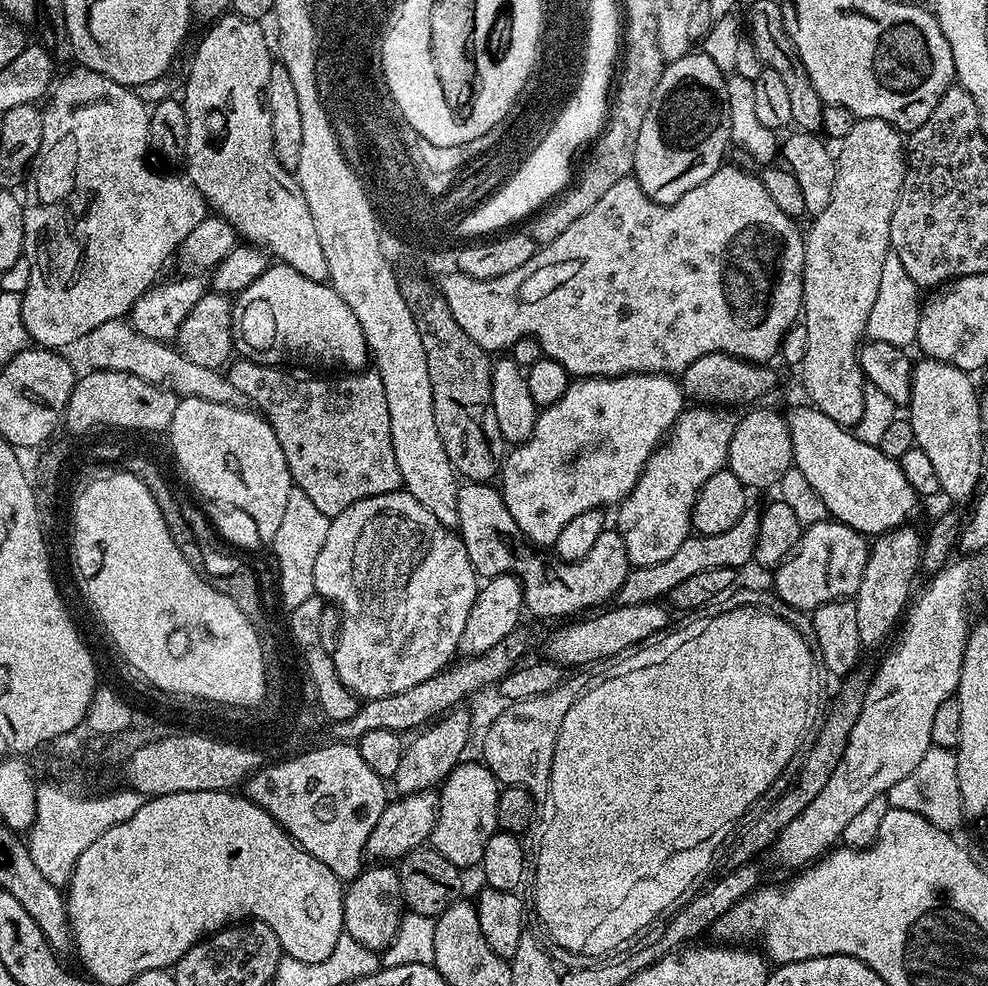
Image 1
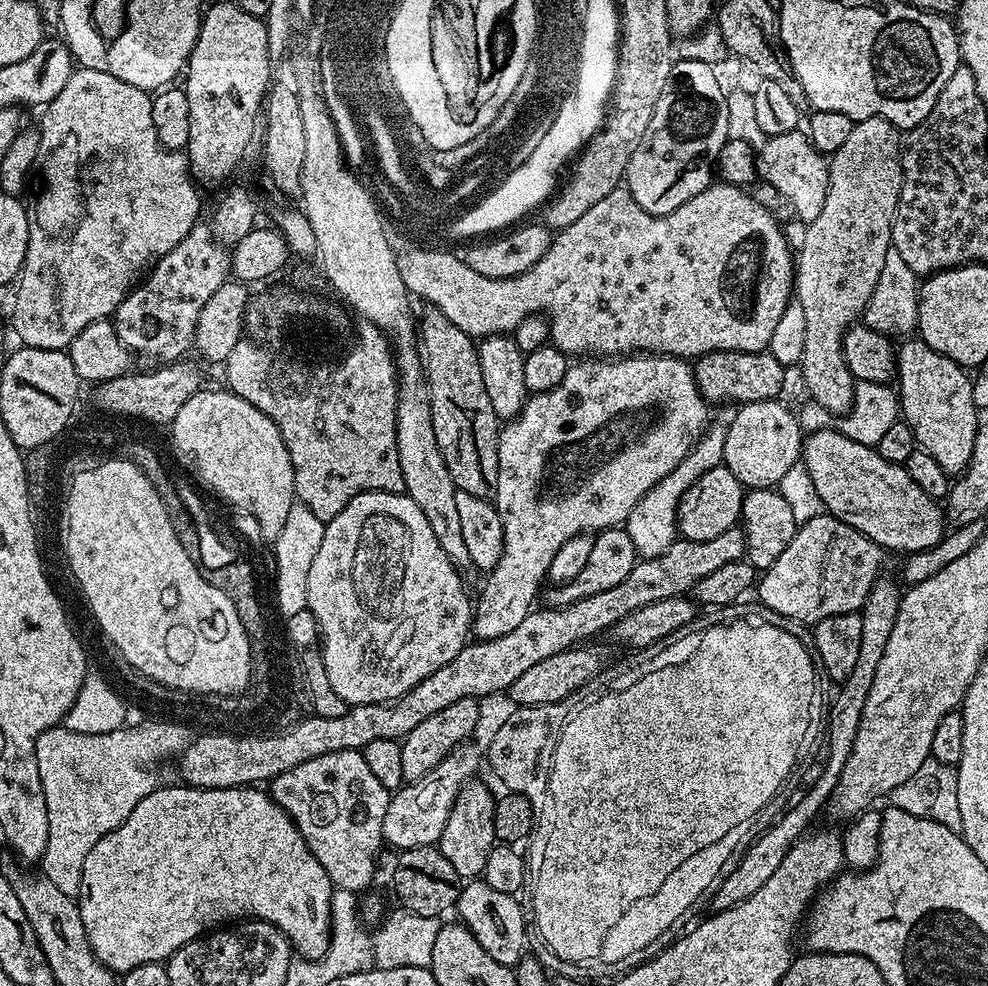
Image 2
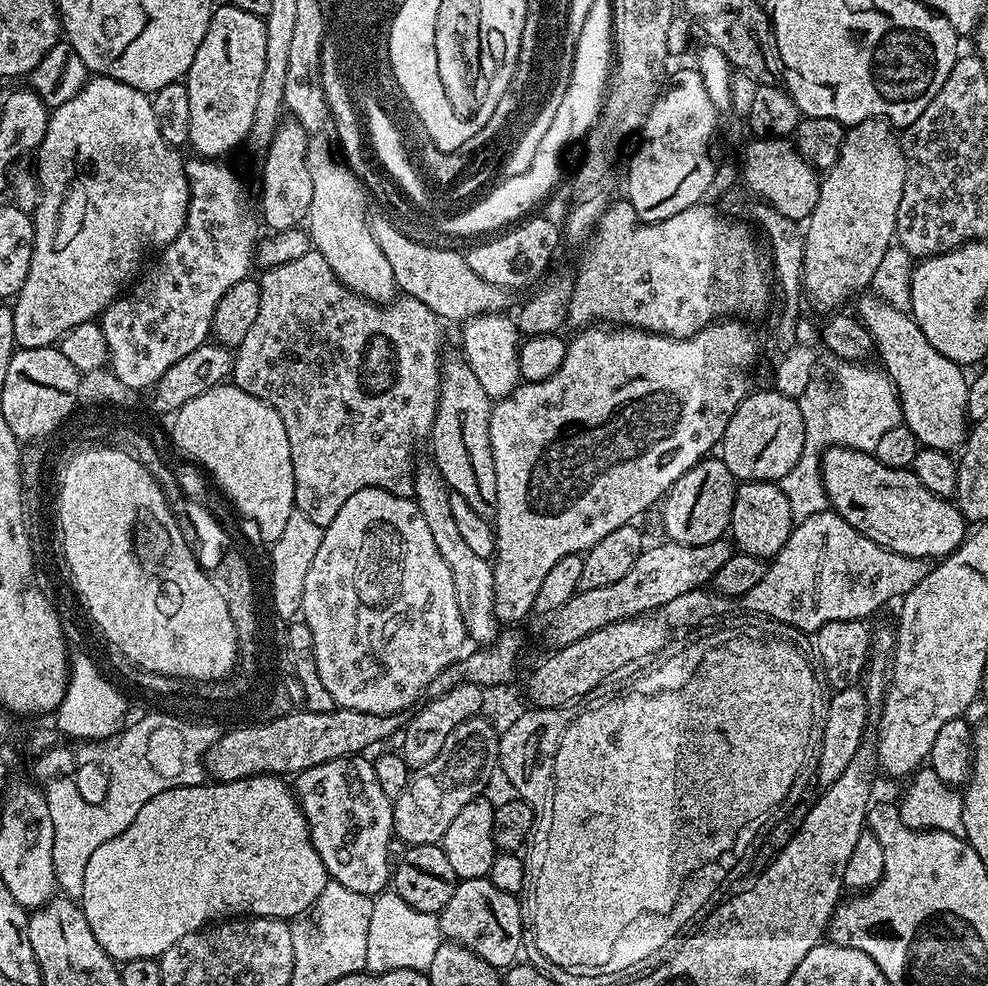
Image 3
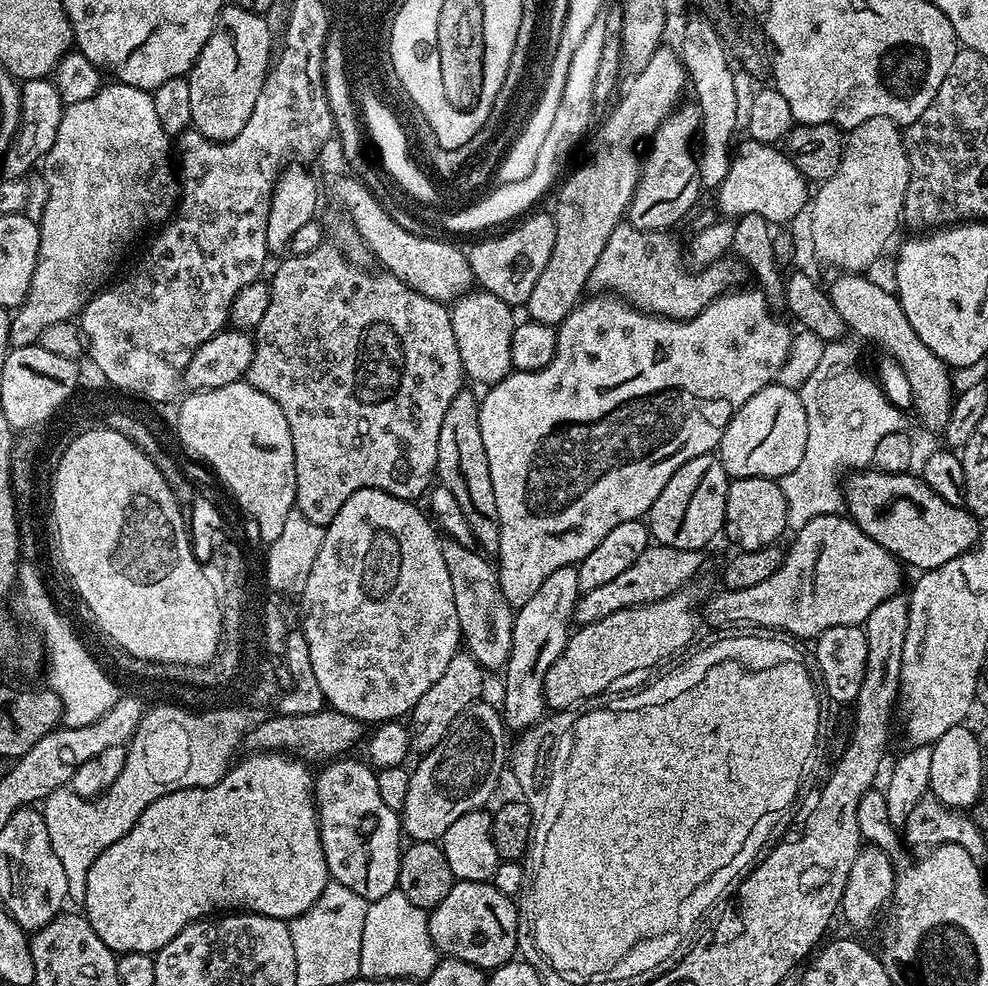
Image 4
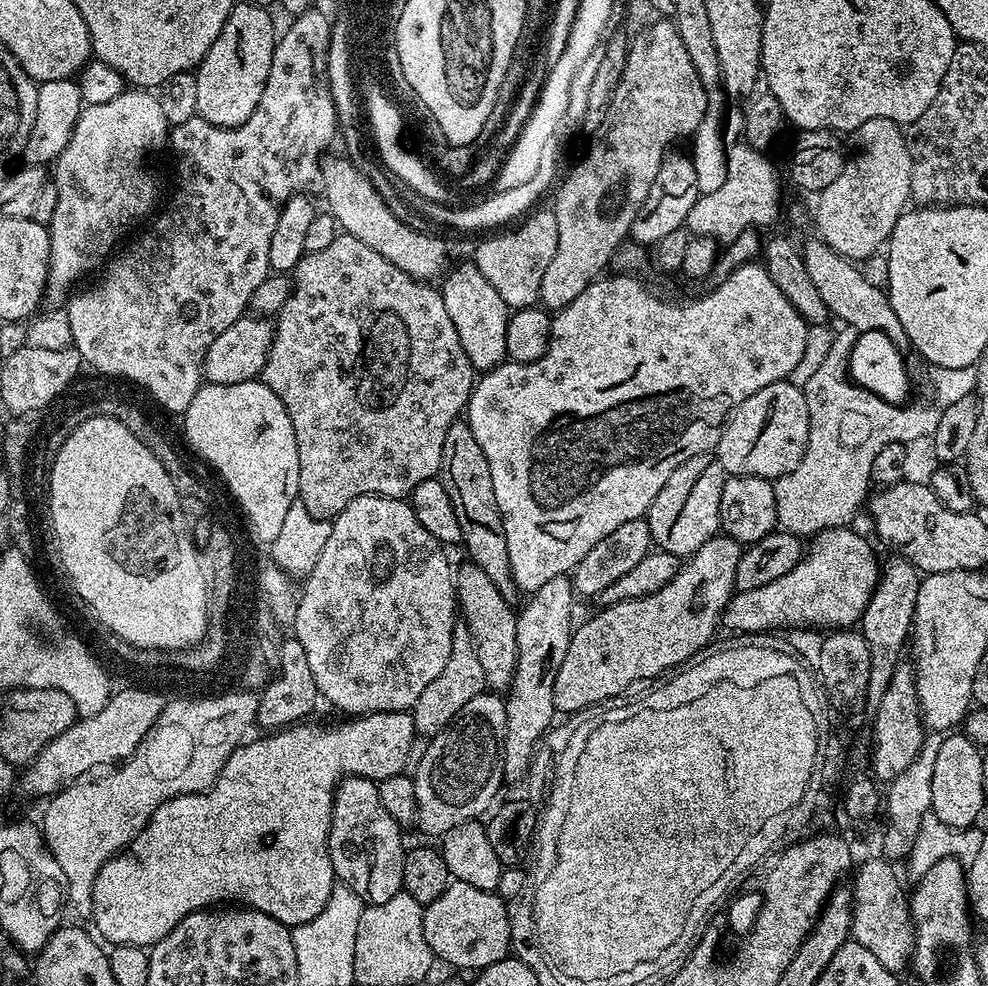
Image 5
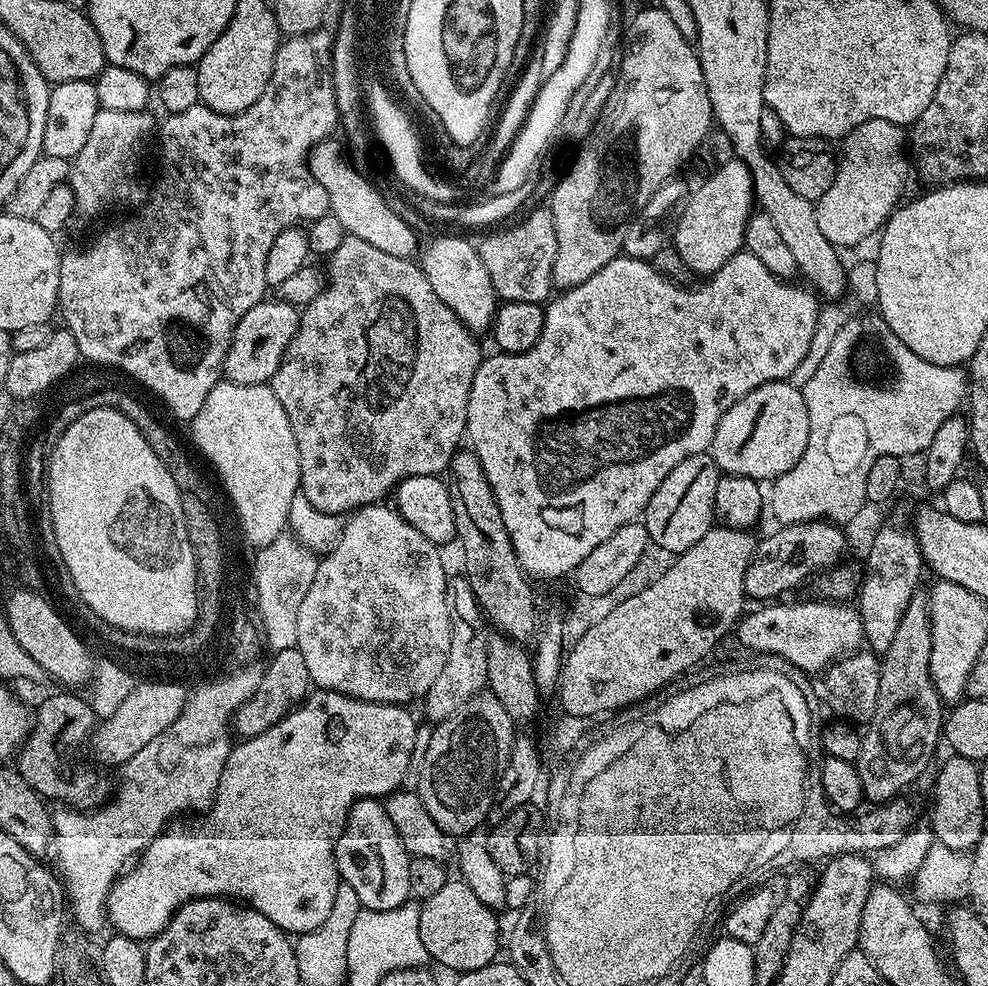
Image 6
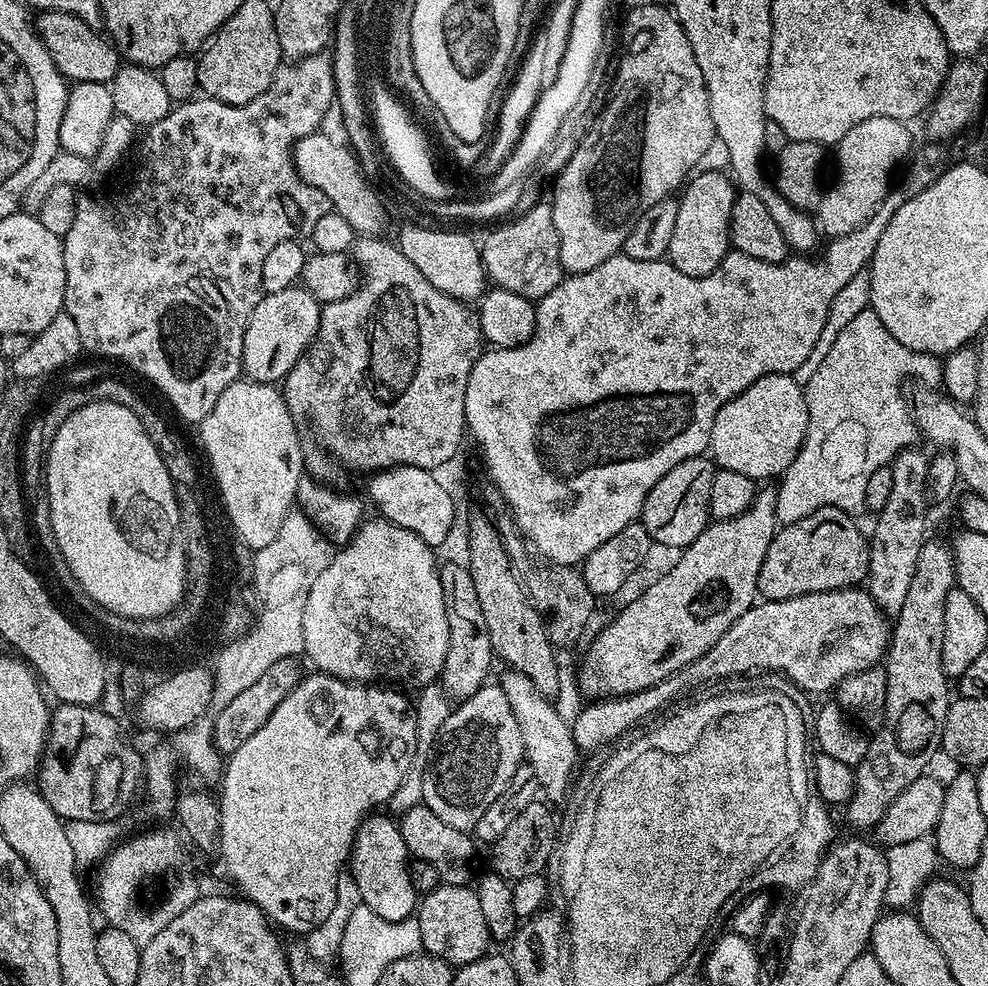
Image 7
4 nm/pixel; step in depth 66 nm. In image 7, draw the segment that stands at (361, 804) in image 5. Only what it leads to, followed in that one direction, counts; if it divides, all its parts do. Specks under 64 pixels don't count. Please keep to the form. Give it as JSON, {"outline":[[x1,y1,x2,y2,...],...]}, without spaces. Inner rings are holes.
{"outline":[[376,815,365,816,356,829,347,867,352,881,358,886,360,903,374,910,378,918,386,918,386,922,402,922,409,919,418,907,418,893,410,882,410,857,406,842,402,842,399,823,391,815]]}

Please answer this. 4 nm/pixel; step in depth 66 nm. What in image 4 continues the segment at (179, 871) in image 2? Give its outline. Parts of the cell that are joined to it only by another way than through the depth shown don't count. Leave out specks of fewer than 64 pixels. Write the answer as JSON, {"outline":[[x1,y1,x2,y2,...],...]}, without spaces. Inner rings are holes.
{"outline":[[257,752,245,760,237,759,229,767,221,780,209,788,187,788,166,794,146,810,134,822,134,826,114,846,110,846,98,858,94,858,94,866,90,866,90,874,86,878,86,894,82,905,83,915,88,917,90,926,94,926,94,934,102,938,102,942,114,953,146,952,155,954,166,942,170,942,184,927,198,920,211,917,213,914,224,914,229,910,243,910,245,913,266,915,284,921,290,921,298,914,310,910,314,902,318,902,318,894,327,886,330,879,326,858,320,841,320,821,316,819,316,801,314,799,314,772,311,772,305,761,283,752]]}

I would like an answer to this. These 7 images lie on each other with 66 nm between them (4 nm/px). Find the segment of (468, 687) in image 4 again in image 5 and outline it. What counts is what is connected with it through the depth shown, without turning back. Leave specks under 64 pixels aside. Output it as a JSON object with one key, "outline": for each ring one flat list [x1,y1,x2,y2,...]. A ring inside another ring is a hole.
{"outline":[[458,622,452,631,450,658,446,658,446,667,443,668,442,674,438,674,438,678,434,678,434,682,430,682,430,686,426,686,426,690,422,690,422,698,418,698,418,702,410,710,417,737,431,738,438,735,447,724,455,720,462,706,466,706,470,698,485,691,485,688,476,644,472,641,472,635,466,625]]}

